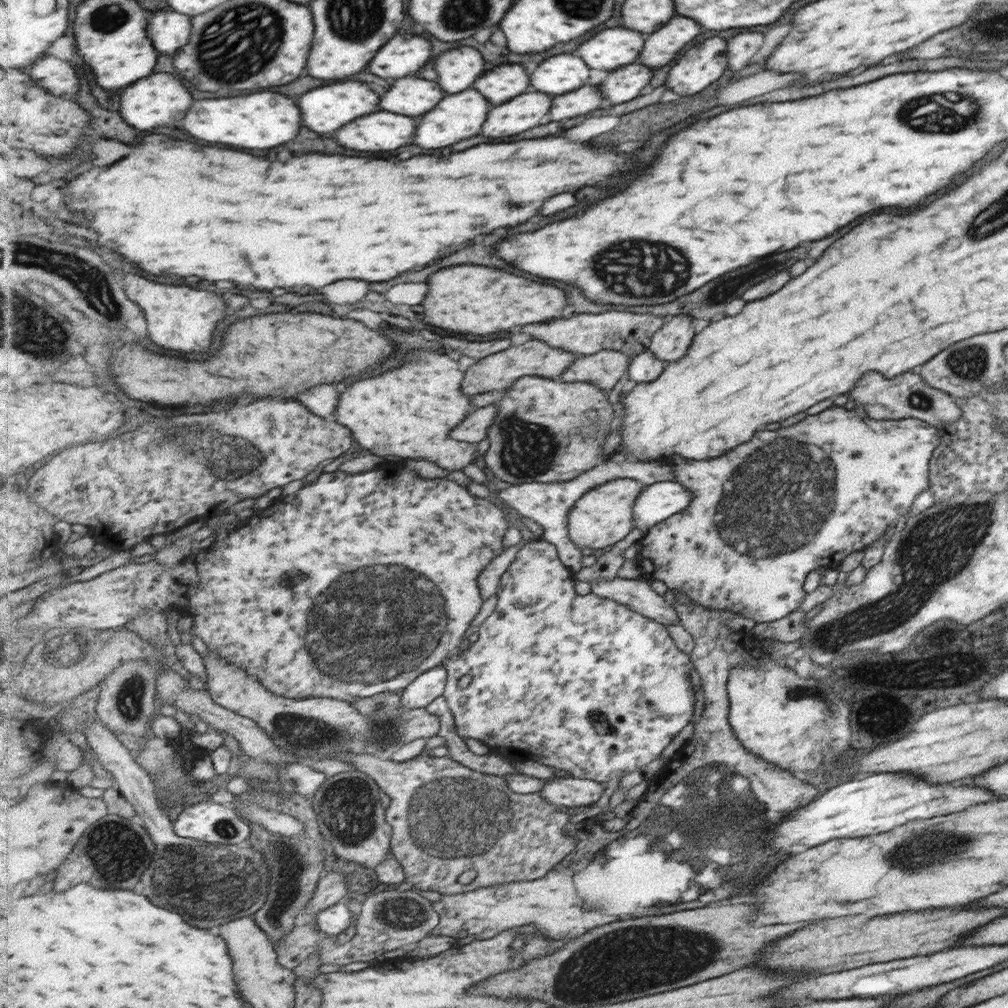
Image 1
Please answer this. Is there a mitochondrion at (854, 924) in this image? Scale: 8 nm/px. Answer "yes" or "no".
no

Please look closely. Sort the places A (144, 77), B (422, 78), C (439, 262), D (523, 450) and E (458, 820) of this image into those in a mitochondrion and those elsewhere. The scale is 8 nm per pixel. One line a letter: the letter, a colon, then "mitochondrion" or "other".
A: other
B: other
C: other
D: mitochondrion
E: mitochondrion

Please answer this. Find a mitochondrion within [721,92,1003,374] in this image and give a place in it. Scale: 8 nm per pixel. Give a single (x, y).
(924, 114)

